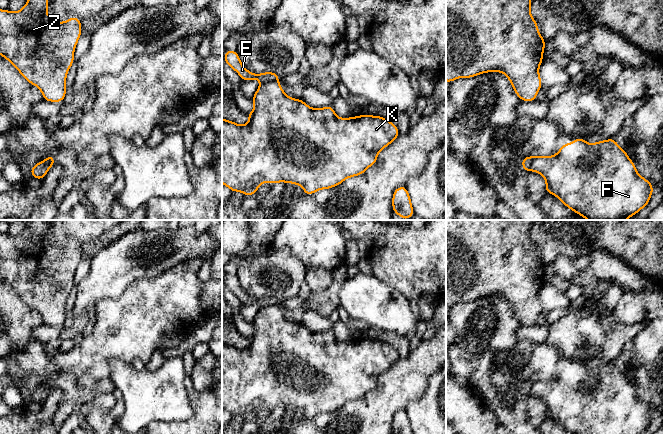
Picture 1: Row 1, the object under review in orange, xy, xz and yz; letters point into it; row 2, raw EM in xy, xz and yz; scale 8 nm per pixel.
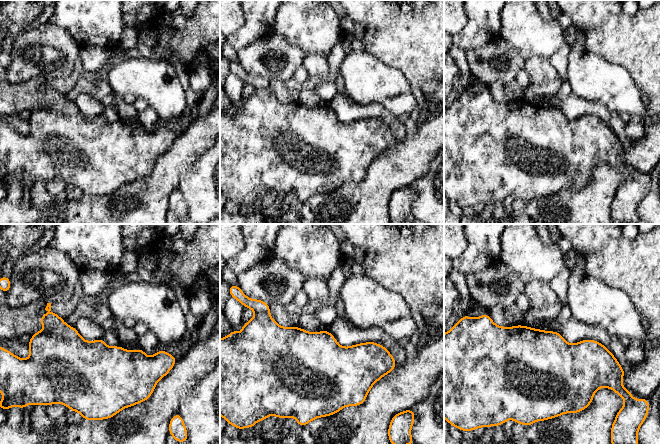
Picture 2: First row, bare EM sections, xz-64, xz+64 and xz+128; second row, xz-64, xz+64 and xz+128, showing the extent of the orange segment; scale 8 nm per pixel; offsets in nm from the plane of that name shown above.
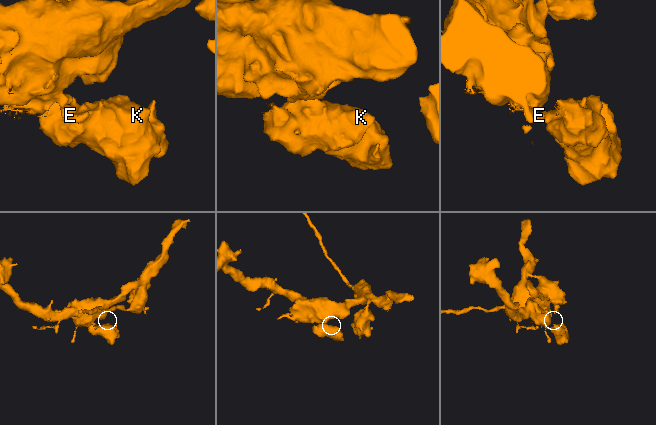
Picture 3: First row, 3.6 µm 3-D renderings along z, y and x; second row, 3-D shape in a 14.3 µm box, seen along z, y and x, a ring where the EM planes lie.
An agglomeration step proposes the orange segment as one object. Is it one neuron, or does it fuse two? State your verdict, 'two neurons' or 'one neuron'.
two neurons

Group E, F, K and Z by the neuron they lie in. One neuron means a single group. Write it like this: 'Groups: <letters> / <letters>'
Groups: E Z / F K

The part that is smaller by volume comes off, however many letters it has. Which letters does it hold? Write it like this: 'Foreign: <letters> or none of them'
Foreign: F, K

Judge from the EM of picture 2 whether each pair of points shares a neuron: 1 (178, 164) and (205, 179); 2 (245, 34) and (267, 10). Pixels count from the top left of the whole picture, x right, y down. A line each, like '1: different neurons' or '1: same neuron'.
1: different neurons
2: same neuron

